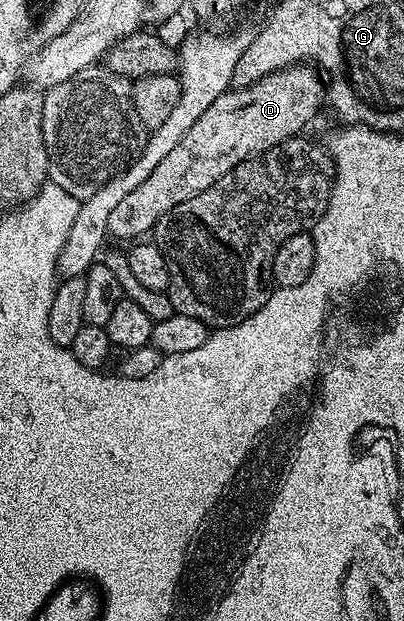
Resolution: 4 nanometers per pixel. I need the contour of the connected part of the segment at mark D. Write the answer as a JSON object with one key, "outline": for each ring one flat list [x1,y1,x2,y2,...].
{"outline":[[309,64,288,66,282,70,276,70,263,80,252,82,250,86,238,86,226,90,225,94,219,96,207,108,207,112,203,112,203,116,199,116,199,120,195,120,191,132,187,132,187,136,183,136,183,140,179,140,179,145,173,151,167,152,167,156,163,156,163,160,159,160,155,172,151,172,151,176,147,176,147,180,143,180,143,184,139,184,139,188,135,188,135,192,123,196,123,201,112,210,111,216,107,220,110,235,114,239,116,237,133,238,129,240,137,240,148,235,152,231,153,225,167,212,171,212,171,208,183,204,183,200,187,200,207,188,211,188,211,184,215,184,215,180,227,176,227,172,231,172,239,163,260,156,263,152,275,148,275,144,279,144,283,140,298,137,304,131,301,129,320,112,321,106,323,110,326,100,326,83,323,81,322,75]]}

